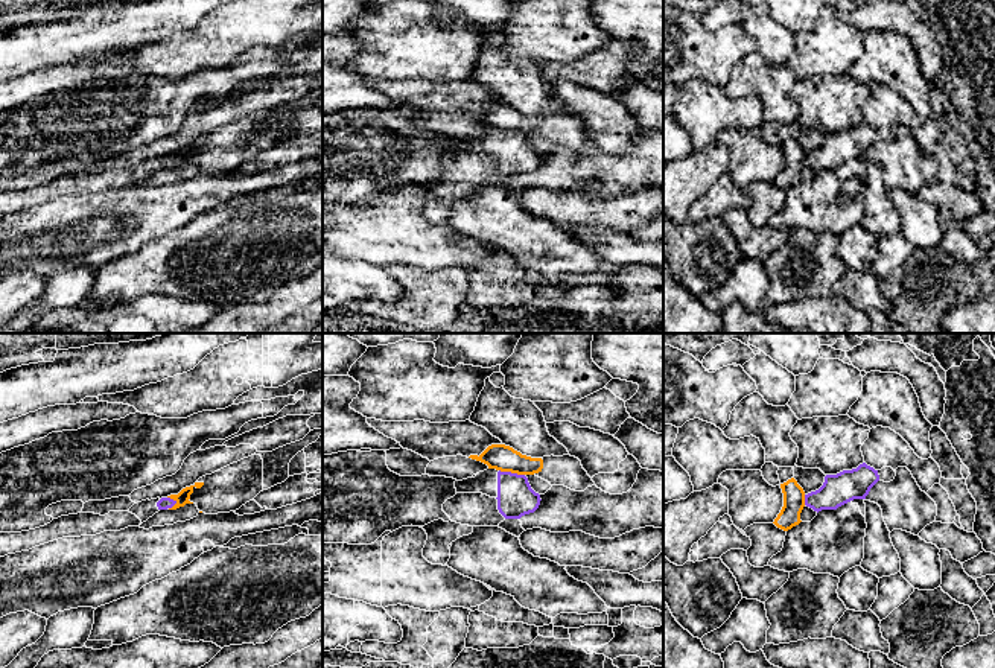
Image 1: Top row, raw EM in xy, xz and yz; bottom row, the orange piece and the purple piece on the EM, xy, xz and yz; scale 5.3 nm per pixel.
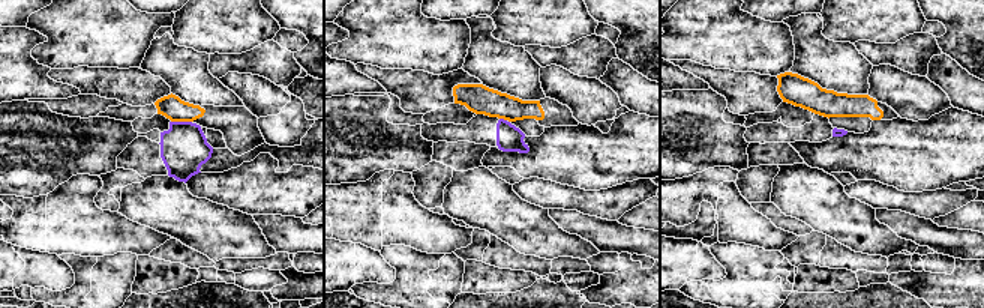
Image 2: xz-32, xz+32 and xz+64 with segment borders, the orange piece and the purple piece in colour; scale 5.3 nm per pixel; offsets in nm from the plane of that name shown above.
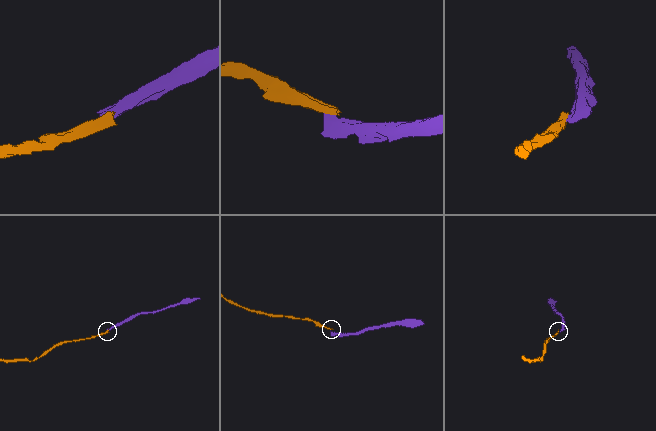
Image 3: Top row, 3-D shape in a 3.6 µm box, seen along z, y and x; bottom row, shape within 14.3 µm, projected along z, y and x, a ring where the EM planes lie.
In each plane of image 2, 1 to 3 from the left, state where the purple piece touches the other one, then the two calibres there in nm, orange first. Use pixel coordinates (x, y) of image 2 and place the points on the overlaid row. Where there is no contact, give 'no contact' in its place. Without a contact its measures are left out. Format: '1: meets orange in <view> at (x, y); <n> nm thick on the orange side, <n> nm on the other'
1: meets orange in xz-32 at (182, 120); 120 nm thick on the orange side, 260 nm on the other
2: meets orange in xz+32 at (503, 117); 160 nm thick on the orange side, 140 nm on the other
3: no contact

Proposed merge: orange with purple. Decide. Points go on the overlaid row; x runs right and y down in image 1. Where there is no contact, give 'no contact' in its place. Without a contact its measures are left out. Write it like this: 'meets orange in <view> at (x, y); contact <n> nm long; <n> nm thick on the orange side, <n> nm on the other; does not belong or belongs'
meets orange in xz at (511, 472); contact 140 nm long; 140 nm thick on the orange side, 200 nm on the other; does not belong

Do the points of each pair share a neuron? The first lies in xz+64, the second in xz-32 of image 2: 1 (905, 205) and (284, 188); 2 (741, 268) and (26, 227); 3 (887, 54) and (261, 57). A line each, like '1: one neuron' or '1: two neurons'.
1: one neuron
2: two neurons
3: one neuron

